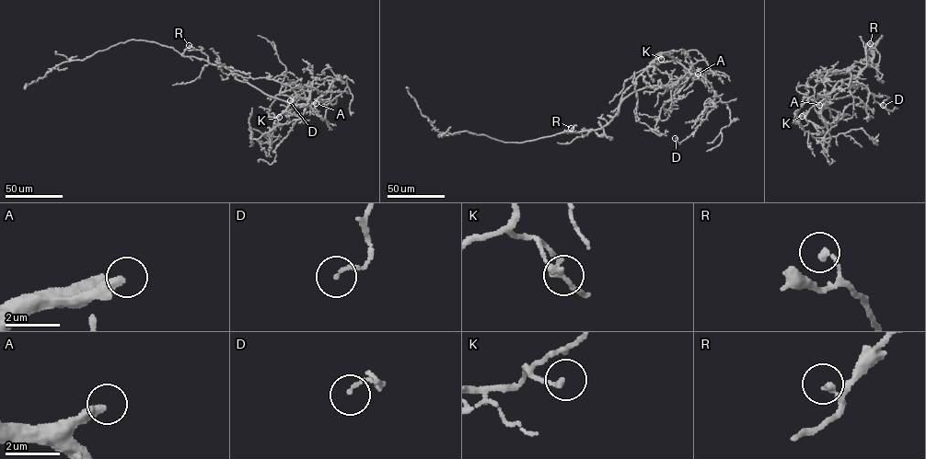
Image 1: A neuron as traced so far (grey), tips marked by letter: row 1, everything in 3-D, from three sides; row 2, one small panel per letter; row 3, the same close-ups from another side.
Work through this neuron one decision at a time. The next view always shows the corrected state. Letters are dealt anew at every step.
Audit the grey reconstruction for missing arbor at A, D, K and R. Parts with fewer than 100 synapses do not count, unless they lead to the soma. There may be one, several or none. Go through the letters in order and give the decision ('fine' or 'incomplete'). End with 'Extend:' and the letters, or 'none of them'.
A: incomplete
D: fine
K: fine
R: fine
Extend: A

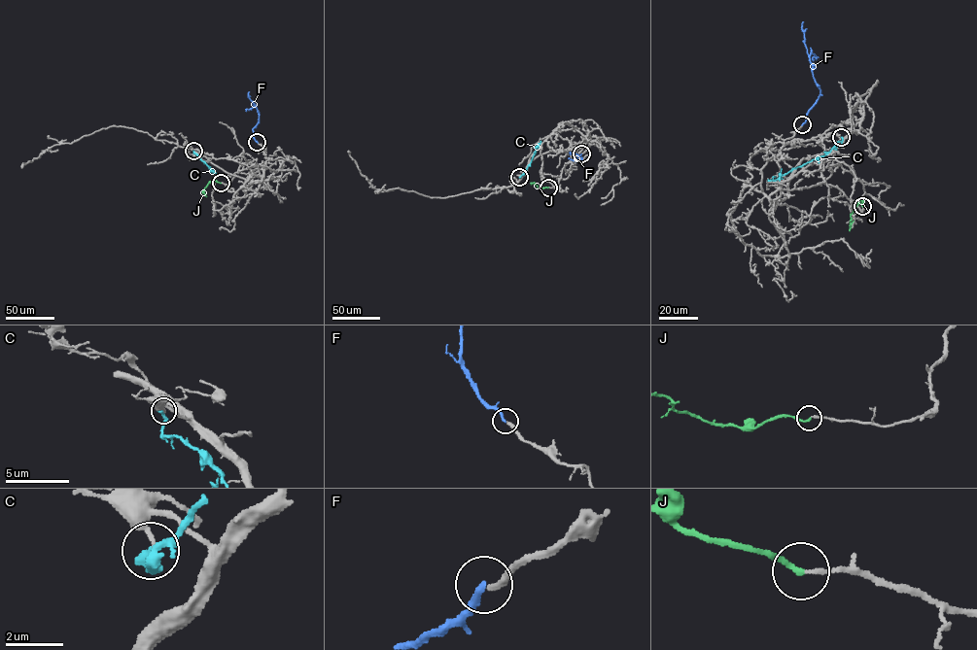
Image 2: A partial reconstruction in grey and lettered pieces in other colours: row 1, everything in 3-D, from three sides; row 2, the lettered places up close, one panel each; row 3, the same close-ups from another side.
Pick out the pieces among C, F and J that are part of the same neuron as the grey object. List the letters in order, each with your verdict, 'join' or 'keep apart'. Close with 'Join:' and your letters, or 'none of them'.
C: keep apart
F: join
J: join
Join: F, J

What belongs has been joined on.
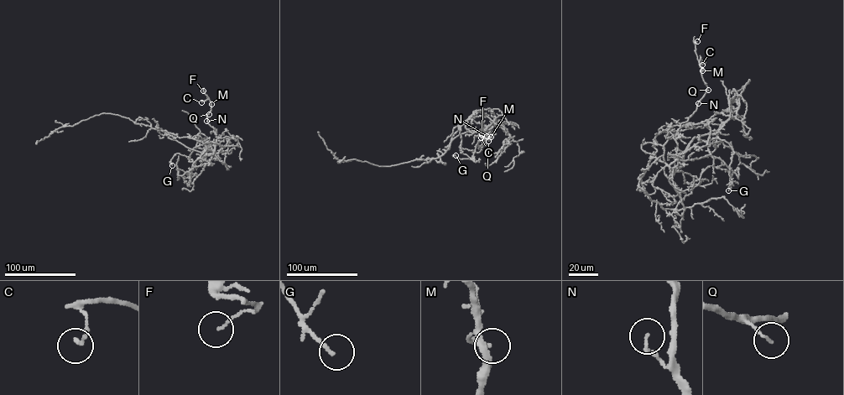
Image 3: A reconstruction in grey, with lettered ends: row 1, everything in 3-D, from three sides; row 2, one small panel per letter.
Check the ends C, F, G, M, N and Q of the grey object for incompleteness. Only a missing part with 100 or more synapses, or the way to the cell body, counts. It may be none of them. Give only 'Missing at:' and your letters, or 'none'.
Missing at: none

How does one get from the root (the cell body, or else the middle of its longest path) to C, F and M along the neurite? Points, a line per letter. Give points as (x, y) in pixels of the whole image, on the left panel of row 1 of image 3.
C: (169, 137), (203, 153), (214, 153), (217, 137), (206, 116), (211, 103), (208, 99), (201, 102)
F: (169, 137), (203, 153), (214, 153), (217, 137), (215, 128), (207, 122), (206, 116), (211, 103), (203, 90)
M: (169, 137), (203, 153), (214, 153), (217, 137), (206, 116), (211, 104)

